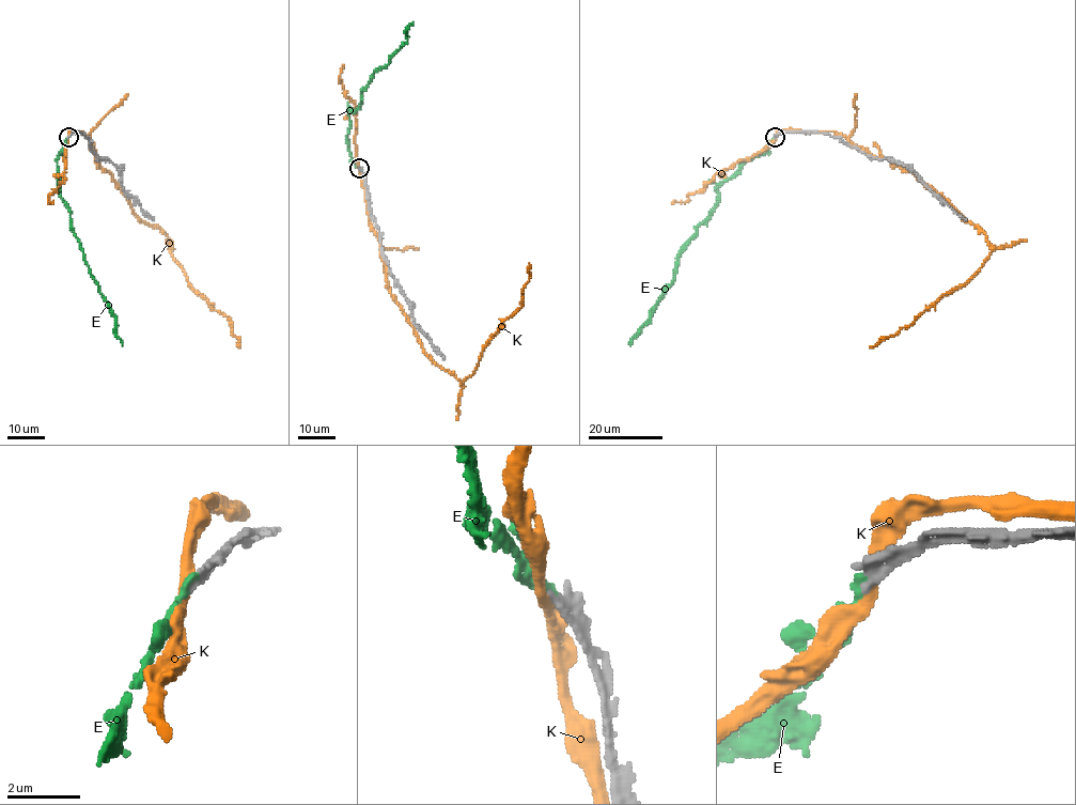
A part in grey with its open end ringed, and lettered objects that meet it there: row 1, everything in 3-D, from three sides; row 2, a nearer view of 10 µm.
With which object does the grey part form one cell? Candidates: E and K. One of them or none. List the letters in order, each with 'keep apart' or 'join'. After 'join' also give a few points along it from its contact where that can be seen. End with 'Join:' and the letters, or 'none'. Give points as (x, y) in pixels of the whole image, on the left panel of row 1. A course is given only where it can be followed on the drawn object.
E: join; course (68, 137), (58, 154), (59, 195), (69, 211), (72, 232), (89, 273), (115, 320), (115, 335), (123, 345)
K: keep apart
Join: E

